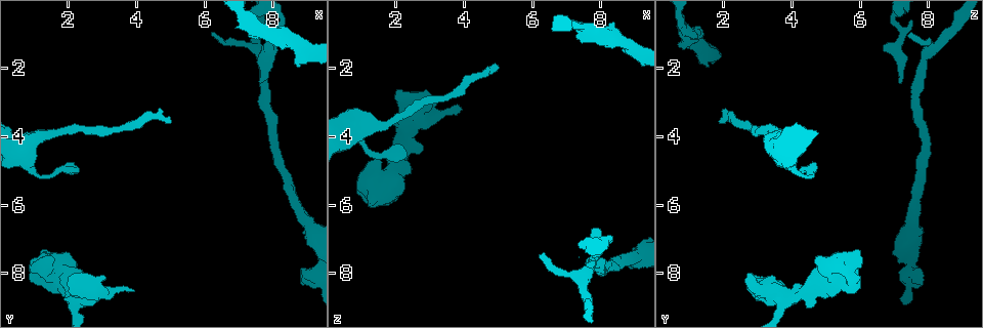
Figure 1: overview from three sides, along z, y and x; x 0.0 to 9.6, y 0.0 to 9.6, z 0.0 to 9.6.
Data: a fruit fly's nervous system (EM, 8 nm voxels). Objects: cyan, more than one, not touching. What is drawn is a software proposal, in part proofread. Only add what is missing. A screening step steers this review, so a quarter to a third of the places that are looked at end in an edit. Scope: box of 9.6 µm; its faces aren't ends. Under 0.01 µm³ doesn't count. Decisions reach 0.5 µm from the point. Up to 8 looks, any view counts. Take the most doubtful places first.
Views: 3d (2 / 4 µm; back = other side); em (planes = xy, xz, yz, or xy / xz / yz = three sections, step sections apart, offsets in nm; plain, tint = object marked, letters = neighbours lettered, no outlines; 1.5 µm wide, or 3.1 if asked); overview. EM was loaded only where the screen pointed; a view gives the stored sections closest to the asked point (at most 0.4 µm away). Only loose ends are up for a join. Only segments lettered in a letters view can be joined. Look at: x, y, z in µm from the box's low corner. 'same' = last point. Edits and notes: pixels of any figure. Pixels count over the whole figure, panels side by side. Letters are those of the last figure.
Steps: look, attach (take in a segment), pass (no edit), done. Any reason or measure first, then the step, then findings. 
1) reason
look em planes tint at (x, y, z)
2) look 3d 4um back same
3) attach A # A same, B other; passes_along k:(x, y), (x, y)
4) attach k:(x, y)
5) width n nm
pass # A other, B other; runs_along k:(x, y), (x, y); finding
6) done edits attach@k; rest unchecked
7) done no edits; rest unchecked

an open end
look em planes plain at (5.00, 3.55, 1.90)

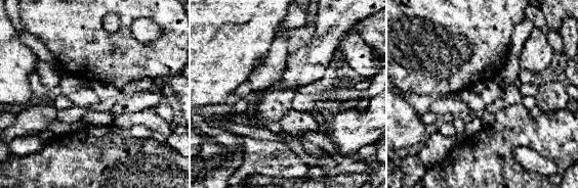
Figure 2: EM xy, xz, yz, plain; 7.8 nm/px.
what lies round it
look em planes letters same

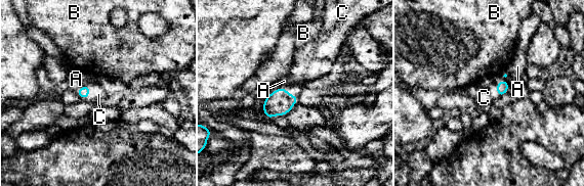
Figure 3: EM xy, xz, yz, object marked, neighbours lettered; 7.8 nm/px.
attach C # A other, B other, C same; passes_along 3:(502, 87), (497, 85), (484, 97); it goes on there

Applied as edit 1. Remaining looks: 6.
an open end
look em xz step 4 letters at (8.70, 1.90, 1.50)

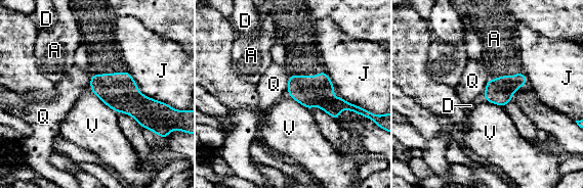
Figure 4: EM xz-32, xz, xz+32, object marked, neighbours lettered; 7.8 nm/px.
pass # A other, D other, J other, Q other, V other; border 4:(89, 88), (117, 112); none of them fits

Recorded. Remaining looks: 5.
free end
look em xy step 4 letters at (2.35, 4.95, 4.45)

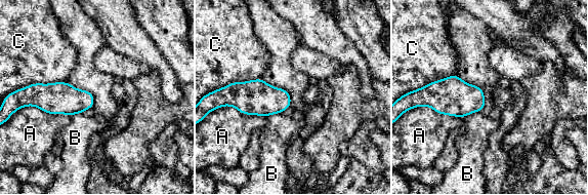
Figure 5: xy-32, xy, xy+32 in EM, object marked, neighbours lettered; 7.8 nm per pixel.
cut it another way
look em planes letters same

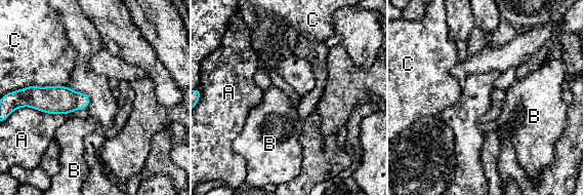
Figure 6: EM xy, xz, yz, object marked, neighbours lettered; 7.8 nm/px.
width 150 nm
pass # A other, B other, C other; border 6:(68, 85), (28, 85), (22, 89); no lettered segment goes on from it

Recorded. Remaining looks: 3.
done edits attach@3; rest unchecked

